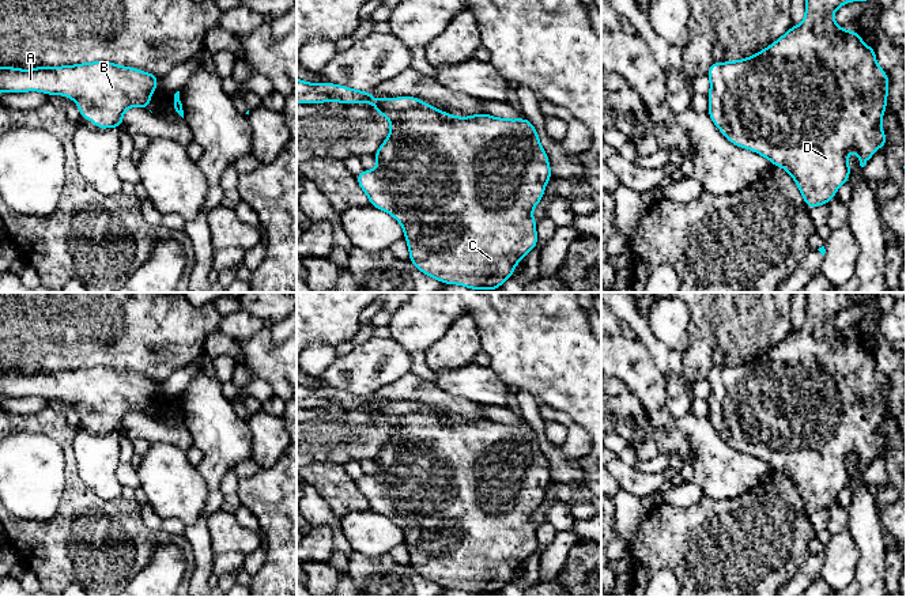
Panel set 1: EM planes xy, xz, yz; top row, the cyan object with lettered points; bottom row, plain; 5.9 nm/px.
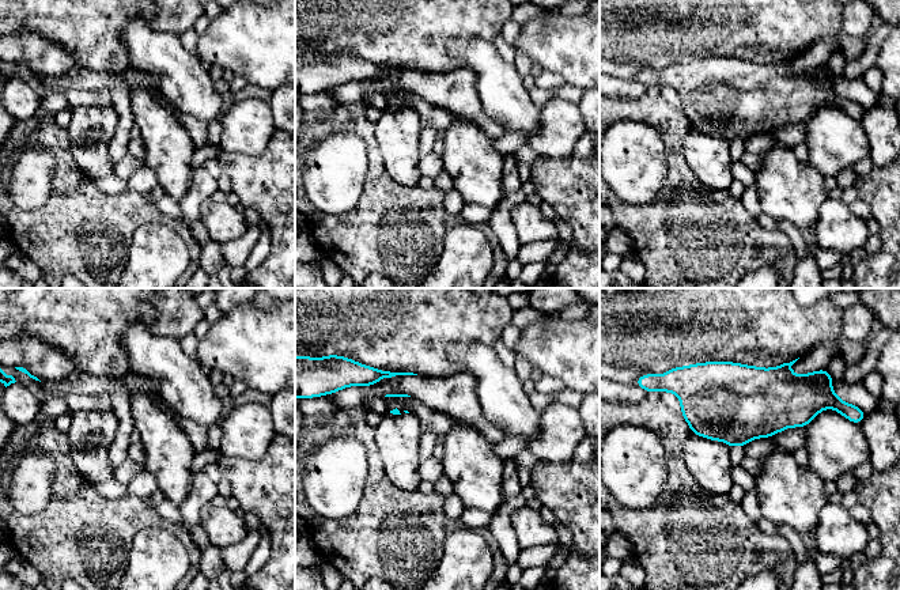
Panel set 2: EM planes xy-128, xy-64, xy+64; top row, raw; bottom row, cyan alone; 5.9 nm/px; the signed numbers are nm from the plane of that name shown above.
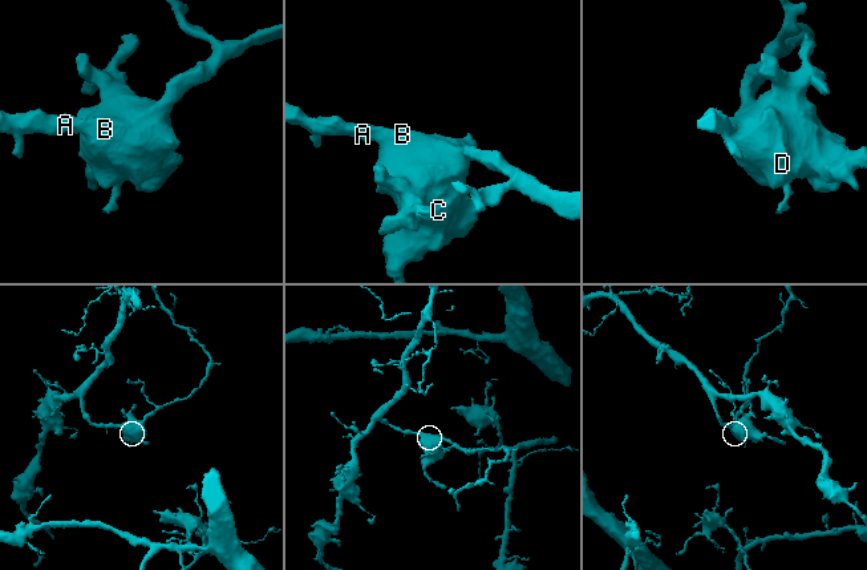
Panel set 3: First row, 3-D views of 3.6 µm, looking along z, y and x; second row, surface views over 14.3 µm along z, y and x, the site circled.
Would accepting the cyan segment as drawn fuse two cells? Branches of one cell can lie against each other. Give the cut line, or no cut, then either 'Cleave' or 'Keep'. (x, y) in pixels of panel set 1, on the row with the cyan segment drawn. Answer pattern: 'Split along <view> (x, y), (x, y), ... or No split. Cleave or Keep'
No split. Keep

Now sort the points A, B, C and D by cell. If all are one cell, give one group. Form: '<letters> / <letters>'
A B C D

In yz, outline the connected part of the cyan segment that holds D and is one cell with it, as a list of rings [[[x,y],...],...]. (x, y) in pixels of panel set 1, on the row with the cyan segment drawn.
[[[805,0],[805,16],[804,16],[800,26],[796,26],[796,27],[790,26],[789,30],[779,39],[777,39],[770,46],[767,46],[766,49],[752,54],[748,58],[743,58],[743,60],[737,60],[737,61],[728,61],[728,63],[717,63],[716,61],[710,65],[710,68],[706,72],[706,75],[710,78],[710,92],[707,95],[707,101],[709,101],[709,113],[707,114],[710,116],[711,121],[721,131],[721,133],[728,137],[728,140],[732,144],[735,144],[740,148],[748,148],[748,150],[767,158],[771,162],[771,165],[775,165],[775,166],[785,169],[789,173],[789,175],[793,177],[794,182],[797,184],[808,209],[818,207],[818,205],[822,205],[822,204],[828,204],[830,200],[835,196],[838,188],[848,182],[849,175],[850,175],[850,167],[849,167],[849,163],[848,163],[848,152],[850,150],[857,151],[860,166],[864,167],[879,147],[884,148],[887,146],[887,137],[886,137],[886,135],[882,129],[882,118],[883,118],[883,114],[884,114],[886,107],[887,107],[887,94],[888,94],[888,87],[890,87],[890,82],[887,79],[887,72],[876,64],[876,53],[875,53],[873,48],[871,48],[871,46],[868,46],[862,42],[858,31],[846,31],[842,27],[839,27],[833,19],[833,14],[841,5],[843,5],[849,1],[868,1],[868,0]]]

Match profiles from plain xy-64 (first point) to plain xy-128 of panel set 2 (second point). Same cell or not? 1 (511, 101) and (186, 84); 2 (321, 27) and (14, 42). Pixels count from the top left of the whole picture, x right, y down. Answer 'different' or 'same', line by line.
1: same
2: different

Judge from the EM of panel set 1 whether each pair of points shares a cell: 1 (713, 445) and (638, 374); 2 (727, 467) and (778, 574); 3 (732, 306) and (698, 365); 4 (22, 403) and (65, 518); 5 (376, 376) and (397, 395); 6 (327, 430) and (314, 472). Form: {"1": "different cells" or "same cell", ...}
{"1": "different cells", "2": "different cells", "3": "same cell", "4": "different cells", "5": "different cells", "6": "different cells"}

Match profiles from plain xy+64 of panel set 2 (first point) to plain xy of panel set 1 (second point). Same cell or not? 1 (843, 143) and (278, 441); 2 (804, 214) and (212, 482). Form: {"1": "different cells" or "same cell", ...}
{"1": "different cells", "2": "different cells"}

